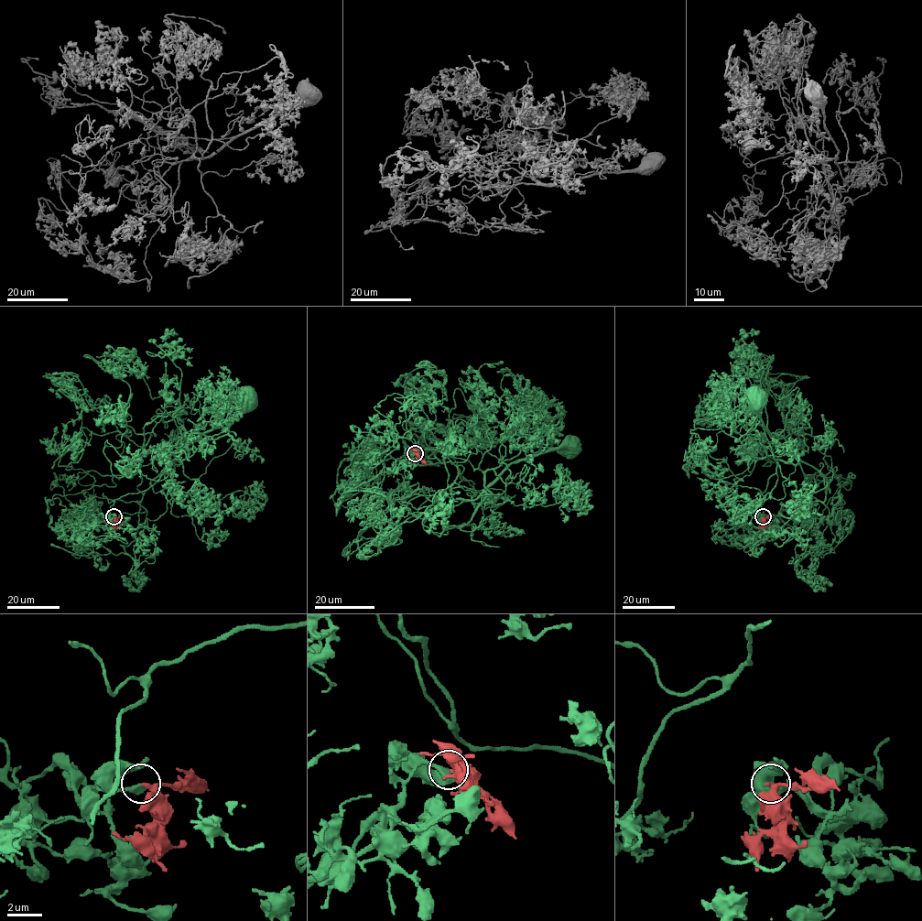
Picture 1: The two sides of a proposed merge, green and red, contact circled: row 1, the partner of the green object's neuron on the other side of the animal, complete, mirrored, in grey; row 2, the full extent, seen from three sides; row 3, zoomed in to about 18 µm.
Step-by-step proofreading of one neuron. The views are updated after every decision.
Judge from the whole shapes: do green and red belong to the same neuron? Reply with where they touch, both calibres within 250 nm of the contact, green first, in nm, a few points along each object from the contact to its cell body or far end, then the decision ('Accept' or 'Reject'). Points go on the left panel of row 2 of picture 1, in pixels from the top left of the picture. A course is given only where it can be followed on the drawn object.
Place: (113, 516). Thickness 480 nm (green) against 280 nm. Course of green: (113, 516), (92, 516), (81, 507), (97, 497), (140, 502), (177, 452), (224, 424), (247, 398). Course of red: (113, 516), (117, 530). Accept

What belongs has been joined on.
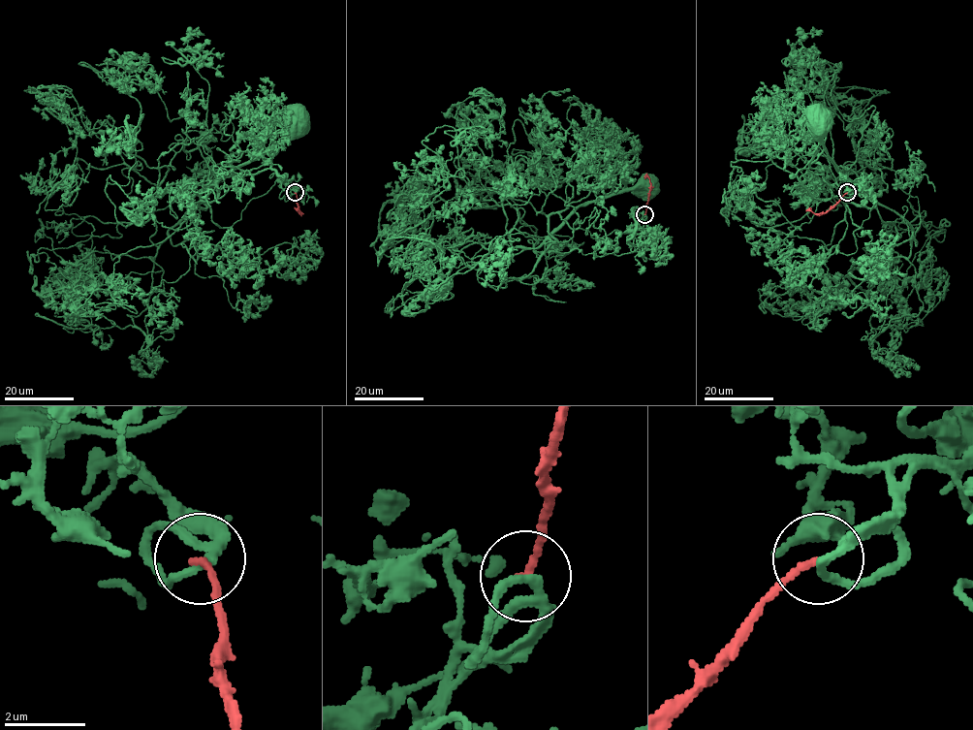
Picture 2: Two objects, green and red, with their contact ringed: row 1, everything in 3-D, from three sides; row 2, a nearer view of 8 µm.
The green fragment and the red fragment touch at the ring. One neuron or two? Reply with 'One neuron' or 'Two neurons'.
Two neurons

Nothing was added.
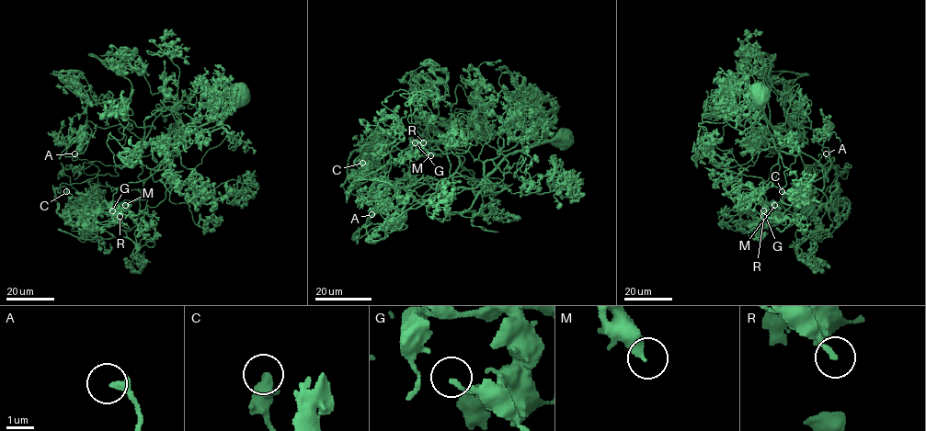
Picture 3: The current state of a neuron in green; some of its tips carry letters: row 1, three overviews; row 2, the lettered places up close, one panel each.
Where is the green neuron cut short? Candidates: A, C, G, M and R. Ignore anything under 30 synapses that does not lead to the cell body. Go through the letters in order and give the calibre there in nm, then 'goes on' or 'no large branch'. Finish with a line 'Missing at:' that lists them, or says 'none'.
A: calibre 240 nm; goes on
C: calibre 600 nm; goes on
G: calibre 130 nm; no large branch
M: calibre 400 nm; no large branch
R: calibre 200 nm; no large branch
Missing at: A, C

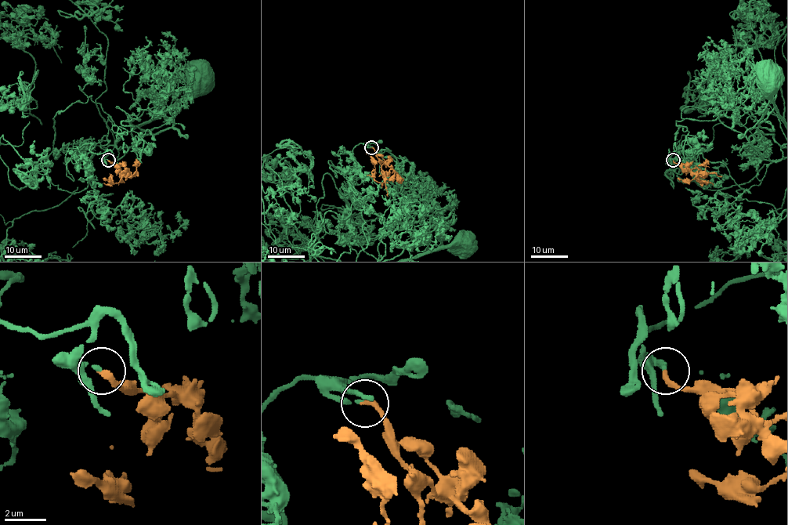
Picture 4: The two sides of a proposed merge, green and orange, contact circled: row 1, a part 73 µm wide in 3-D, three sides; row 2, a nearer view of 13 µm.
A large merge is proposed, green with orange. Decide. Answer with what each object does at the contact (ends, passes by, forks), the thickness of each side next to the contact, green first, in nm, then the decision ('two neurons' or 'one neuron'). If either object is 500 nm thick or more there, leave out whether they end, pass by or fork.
green ends | orange ends | 140/280 nm | one neuron

